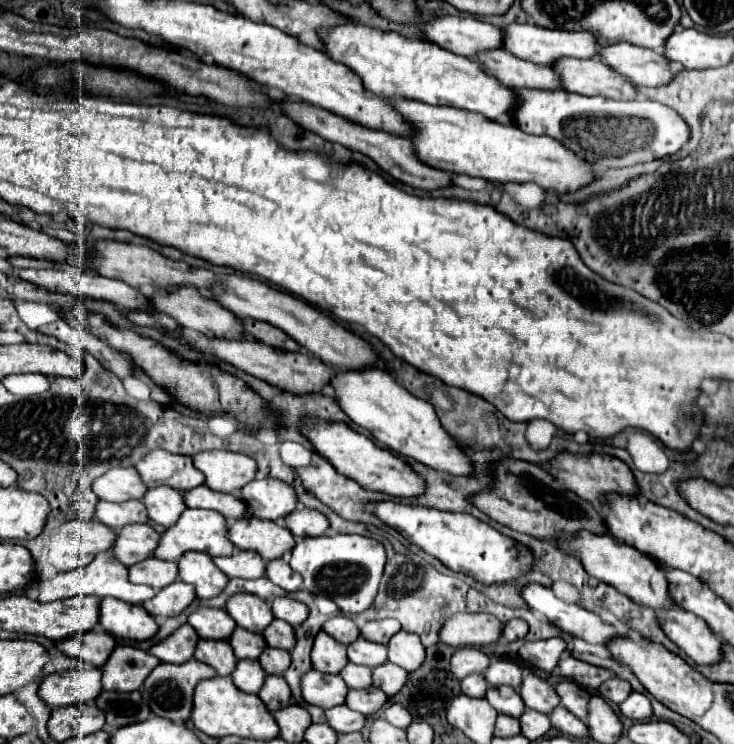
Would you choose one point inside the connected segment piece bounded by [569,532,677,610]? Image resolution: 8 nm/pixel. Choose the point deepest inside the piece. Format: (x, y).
(634, 574)

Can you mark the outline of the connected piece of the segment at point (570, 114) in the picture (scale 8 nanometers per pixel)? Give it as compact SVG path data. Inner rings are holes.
M515 90L517 92L517 108L515 108L515 122L521 130L527 134L537 136L551 136L559 140L563 146L571 148L577 154L583 154L591 164L599 164L603 170L609 168L623 168L623 166L635 166L645 164L657 158L673 156L689 142L691 132L687 122L671 108L651 102L651 100L637 100L637 102L617 102L601 96L581 96L573 92L545 92L545 90Z

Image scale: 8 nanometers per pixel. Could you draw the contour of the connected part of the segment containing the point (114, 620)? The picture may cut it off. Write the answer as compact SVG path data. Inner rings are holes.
M115 598L101 600L99 624L115 638L125 640L149 640L159 632L155 618L143 606L131 606Z

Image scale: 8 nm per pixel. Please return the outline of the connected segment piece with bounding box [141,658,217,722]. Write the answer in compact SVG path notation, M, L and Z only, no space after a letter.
M191 658L185 664L159 664L151 672L151 676L145 680L141 694L143 694L143 700L149 704L149 708L155 716L161 716L161 718L167 718L173 722L187 722L191 716L191 710L193 710L195 686L201 680L207 680L213 676L217 676L217 672L211 666L207 666L195 658Z

